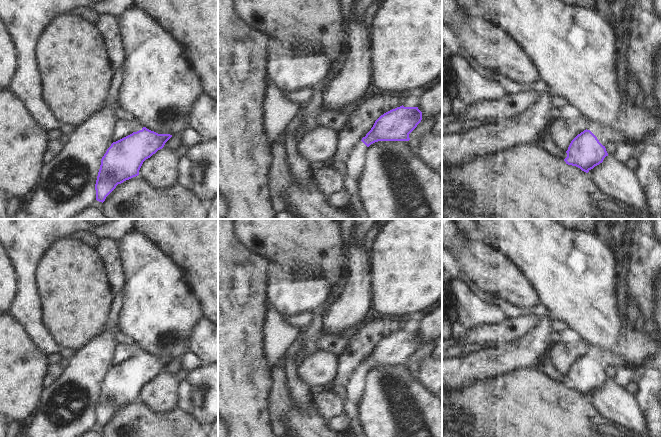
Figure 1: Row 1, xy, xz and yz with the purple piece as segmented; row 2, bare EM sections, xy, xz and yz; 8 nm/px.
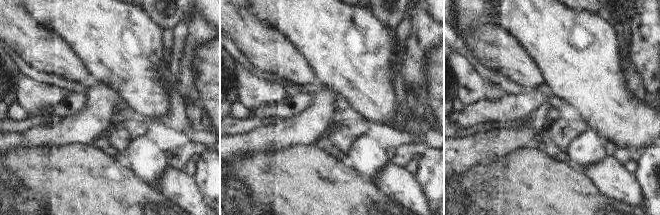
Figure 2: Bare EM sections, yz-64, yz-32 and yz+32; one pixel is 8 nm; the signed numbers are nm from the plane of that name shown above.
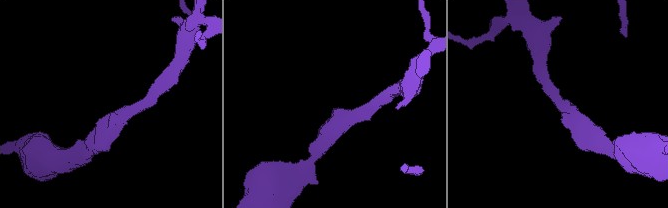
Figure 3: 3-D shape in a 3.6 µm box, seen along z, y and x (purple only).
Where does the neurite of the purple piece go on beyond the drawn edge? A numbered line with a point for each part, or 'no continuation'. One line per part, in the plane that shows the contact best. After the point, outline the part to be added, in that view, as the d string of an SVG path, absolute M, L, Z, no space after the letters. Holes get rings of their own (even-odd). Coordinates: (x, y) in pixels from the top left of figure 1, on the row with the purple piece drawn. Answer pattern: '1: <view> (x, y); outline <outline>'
1: yz (604, 136); outline M589 124L587 130L590 130L603 146L607 143L614 143L616 145L621 143L616 133L610 130L603 130L598 125Z

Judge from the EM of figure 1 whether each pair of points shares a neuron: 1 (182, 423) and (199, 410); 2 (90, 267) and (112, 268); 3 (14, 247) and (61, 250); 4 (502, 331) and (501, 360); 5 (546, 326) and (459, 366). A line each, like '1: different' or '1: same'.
1: different
2: different
3: different
4: different
5: same

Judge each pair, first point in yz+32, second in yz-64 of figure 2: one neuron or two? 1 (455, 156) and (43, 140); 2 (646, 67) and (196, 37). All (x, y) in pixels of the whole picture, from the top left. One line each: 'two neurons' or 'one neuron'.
1: one neuron
2: one neuron

